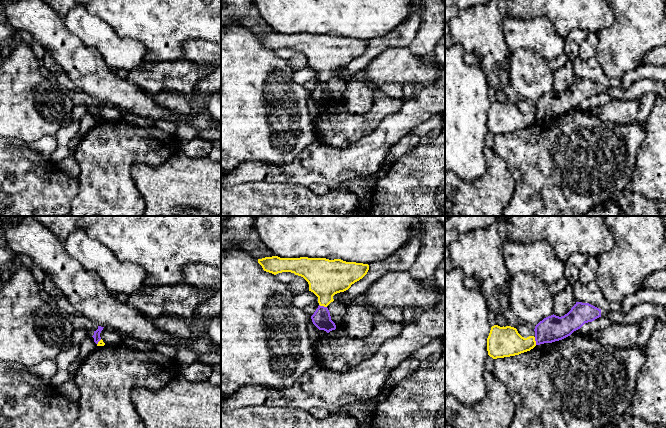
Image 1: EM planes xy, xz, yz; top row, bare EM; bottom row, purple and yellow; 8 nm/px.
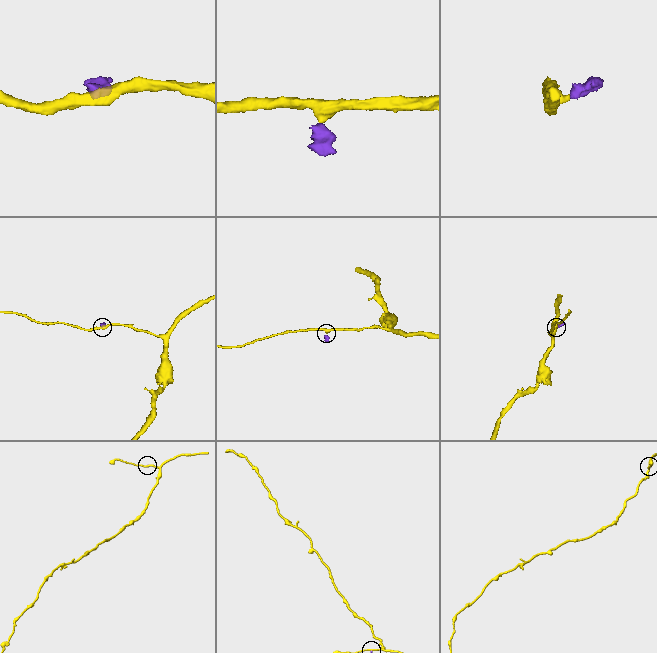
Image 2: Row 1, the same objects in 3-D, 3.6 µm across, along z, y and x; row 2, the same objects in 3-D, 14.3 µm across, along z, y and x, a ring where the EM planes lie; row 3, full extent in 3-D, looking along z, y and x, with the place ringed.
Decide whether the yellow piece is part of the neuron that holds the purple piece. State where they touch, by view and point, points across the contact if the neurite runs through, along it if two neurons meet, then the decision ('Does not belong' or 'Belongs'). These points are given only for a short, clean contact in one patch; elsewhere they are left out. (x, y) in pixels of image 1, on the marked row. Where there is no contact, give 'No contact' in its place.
Touches purple at xz (323, 306). Boundary: xz (319, 304), (326, 307). Does not belong

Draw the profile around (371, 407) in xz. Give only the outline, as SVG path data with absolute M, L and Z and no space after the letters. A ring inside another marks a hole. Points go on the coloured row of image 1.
M385 384L380 395L373 399L366 407L366 410L370 414L374 414L376 411L377 406L388 396L388 394L392 391L395 384Z

